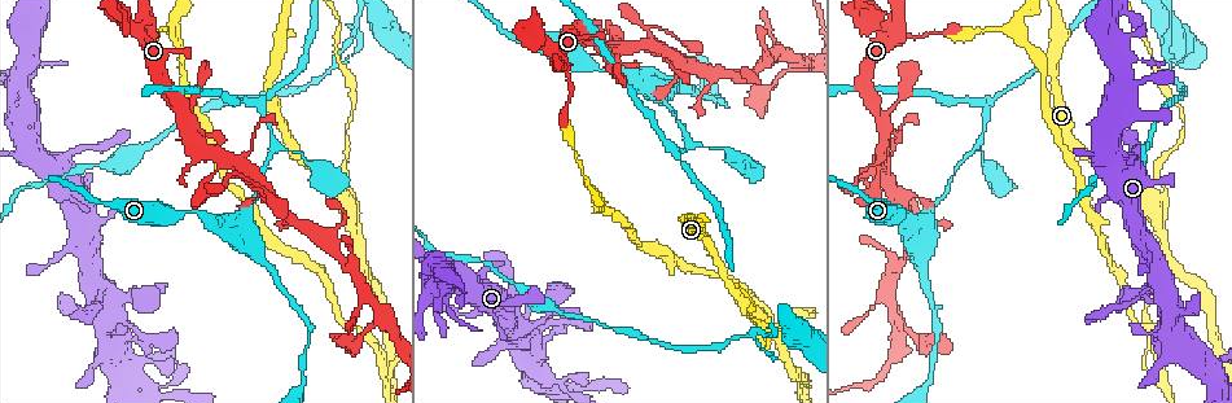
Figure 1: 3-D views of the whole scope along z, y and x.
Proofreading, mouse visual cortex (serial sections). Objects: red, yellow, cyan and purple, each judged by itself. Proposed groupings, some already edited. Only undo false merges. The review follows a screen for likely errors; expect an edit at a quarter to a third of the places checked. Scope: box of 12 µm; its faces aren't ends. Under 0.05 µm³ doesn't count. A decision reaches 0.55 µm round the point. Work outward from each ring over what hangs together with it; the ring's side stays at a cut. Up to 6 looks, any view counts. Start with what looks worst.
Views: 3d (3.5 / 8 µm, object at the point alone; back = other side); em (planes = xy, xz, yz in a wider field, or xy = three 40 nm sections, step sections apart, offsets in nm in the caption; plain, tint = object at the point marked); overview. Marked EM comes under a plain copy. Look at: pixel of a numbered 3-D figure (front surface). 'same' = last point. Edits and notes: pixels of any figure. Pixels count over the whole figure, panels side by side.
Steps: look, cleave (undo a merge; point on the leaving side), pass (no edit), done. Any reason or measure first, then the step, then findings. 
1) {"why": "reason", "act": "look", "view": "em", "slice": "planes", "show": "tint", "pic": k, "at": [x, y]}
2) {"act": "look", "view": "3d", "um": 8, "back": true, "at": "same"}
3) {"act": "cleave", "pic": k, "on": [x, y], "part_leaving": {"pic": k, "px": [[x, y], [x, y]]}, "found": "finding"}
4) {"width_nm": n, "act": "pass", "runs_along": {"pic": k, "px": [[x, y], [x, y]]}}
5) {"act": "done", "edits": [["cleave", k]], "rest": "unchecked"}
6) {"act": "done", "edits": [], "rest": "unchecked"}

{"why": "narrows sharply", "act": "look", "view": "3d", "um": 3.5, "pic": 1, "at": [227, 182]}

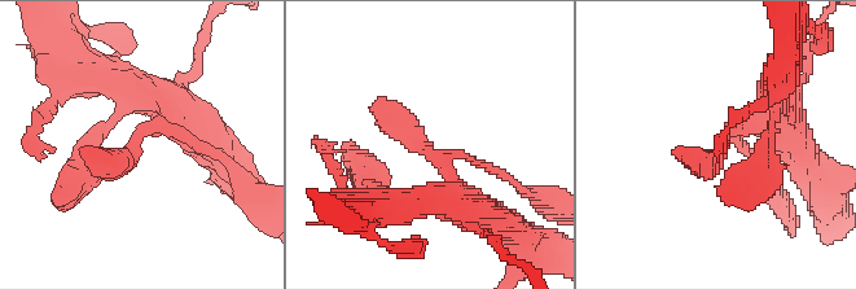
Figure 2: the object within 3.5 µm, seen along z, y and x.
{"act": "look", "view": "em", "slice": "planes", "show": "tint", "pic": 2, "at": [422, 144]}

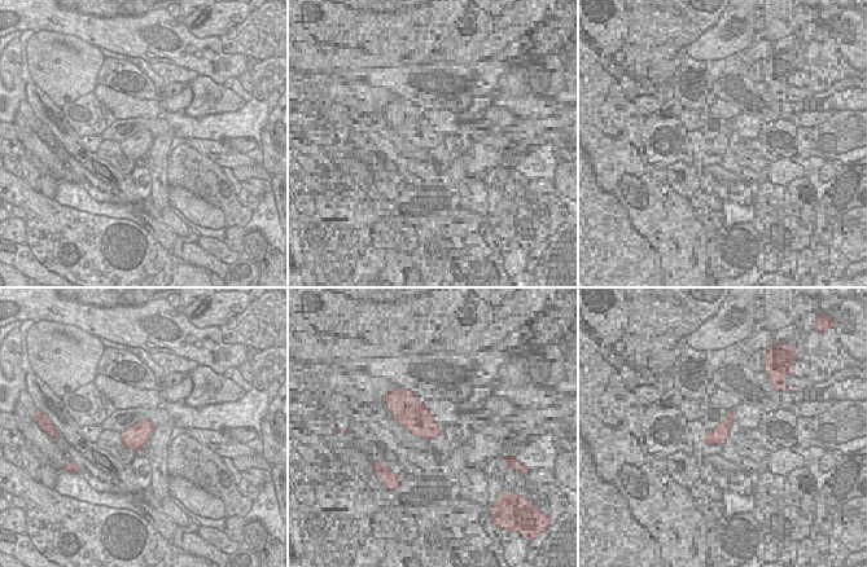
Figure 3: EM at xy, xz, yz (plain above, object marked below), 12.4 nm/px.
{"why": "another direction", "act": "look", "view": "em", "slice": "xy", "step": 2, "show": "tint", "at": "same"}

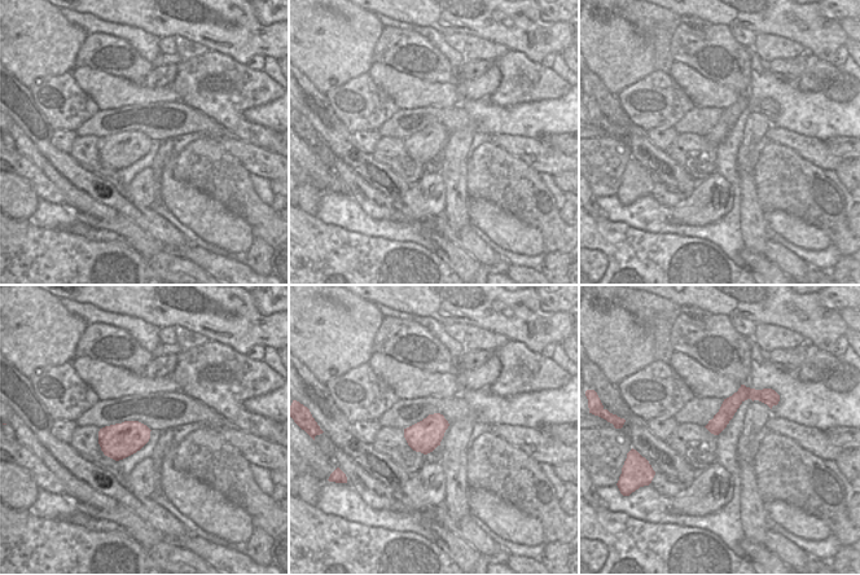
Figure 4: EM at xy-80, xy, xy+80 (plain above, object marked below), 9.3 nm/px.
{"act": "pass", "runs_along": {"pic": 4, "px": [[769, 399], [741, 395], [710, 426]]}, "found": "all the same cell"}

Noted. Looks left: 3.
{"why": "two arms in line, one across", "act": "look", "view": "3d", "um": 3.5, "pic": 1, "at": [1153, 198]}

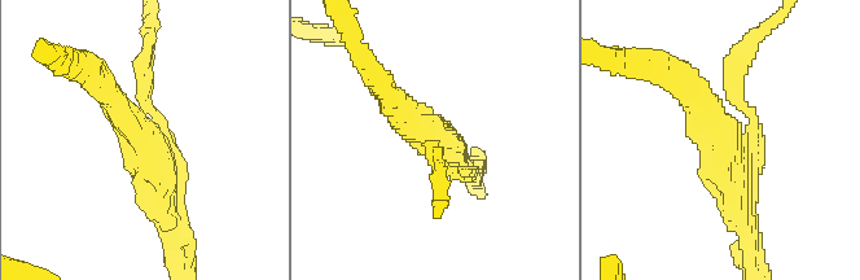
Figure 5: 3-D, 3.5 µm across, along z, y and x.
{"arms": 3, "arm_widths_nm": [200, 350, 350], "act": "look", "view": "em", "slice": "planes", "show": "tint", "pic": 5, "at": [439, 139]}

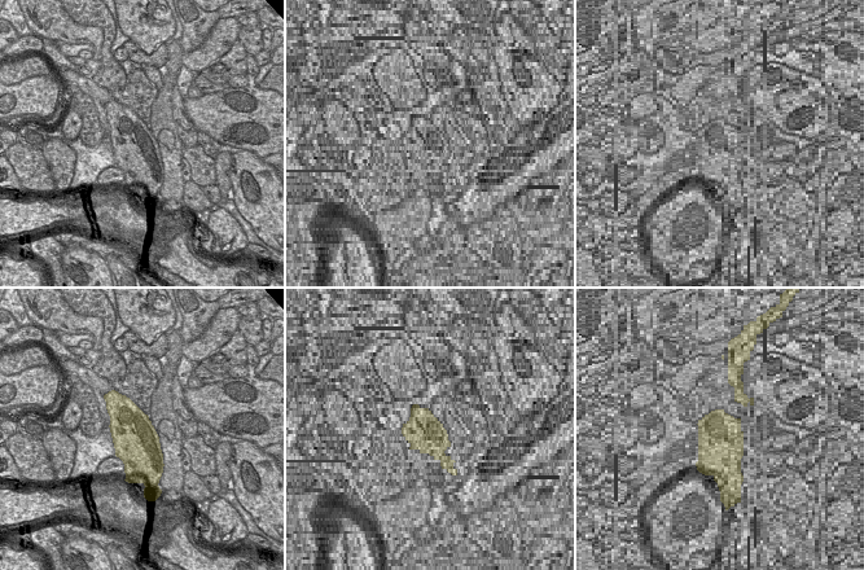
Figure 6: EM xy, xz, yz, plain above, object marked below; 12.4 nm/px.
{"width_nm": 550, "act": "cleave", "pic": 5, "on": [735, 91], "found": "two cells meet here"}

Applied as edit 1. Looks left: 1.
{"act": "done", "edits": [["cleave", 5]], "rest": "unchecked"}

